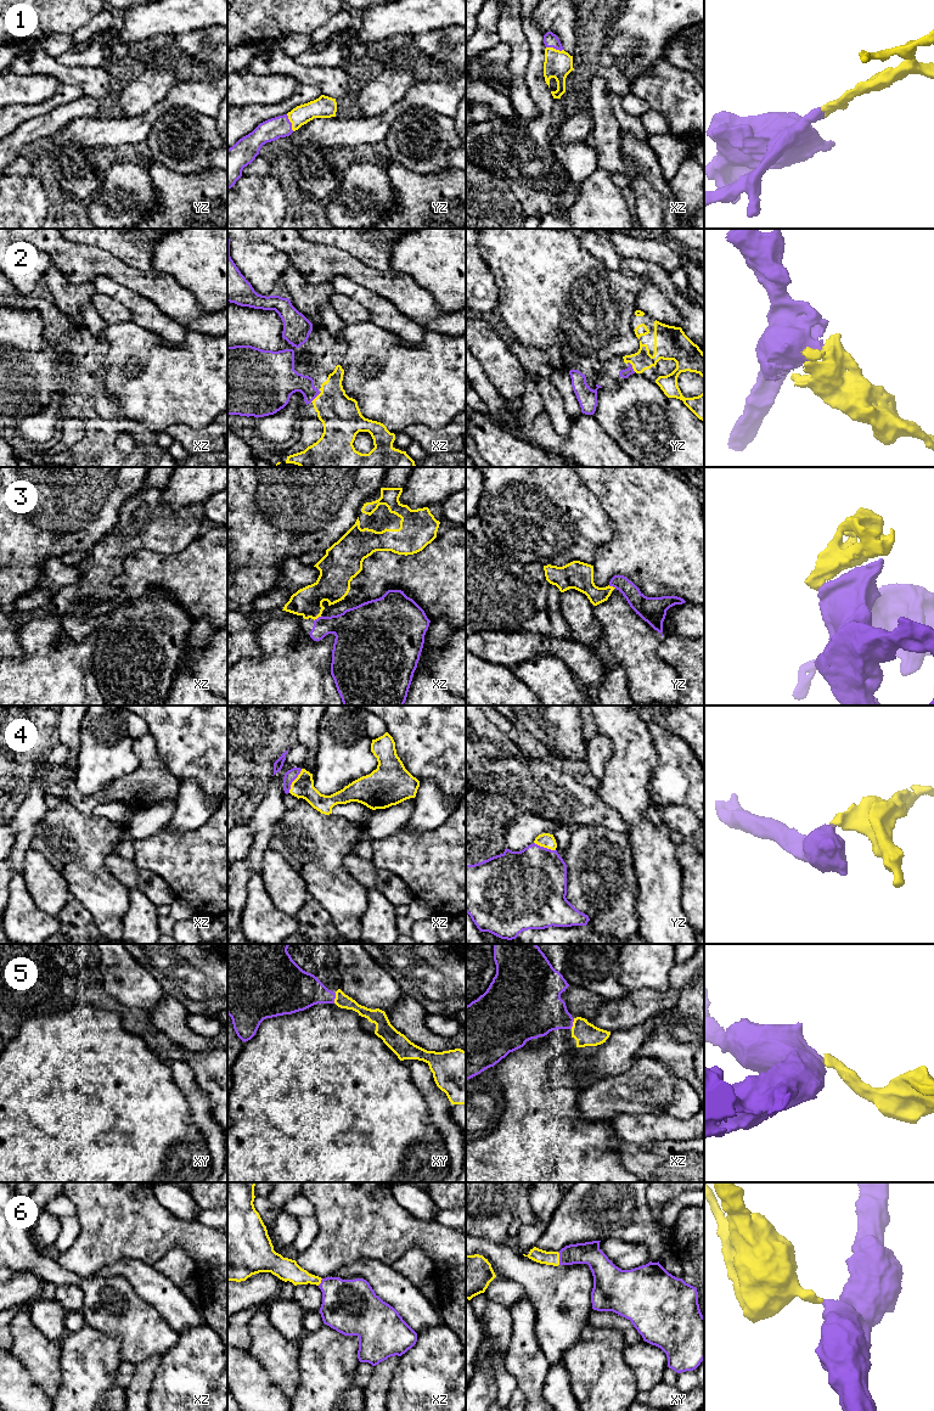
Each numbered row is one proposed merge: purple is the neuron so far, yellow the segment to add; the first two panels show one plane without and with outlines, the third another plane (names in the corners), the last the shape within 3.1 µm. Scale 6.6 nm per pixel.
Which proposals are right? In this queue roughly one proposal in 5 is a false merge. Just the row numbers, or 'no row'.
1, 2, 3, 4, 5, 6

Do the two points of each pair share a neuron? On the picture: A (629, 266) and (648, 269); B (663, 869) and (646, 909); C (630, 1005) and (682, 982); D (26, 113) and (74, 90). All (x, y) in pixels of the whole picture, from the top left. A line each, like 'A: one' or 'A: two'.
A: one
B: one
C: one
D: one

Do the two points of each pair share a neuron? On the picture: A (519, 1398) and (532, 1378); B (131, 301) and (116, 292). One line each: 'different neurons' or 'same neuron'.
A: different neurons
B: same neuron

